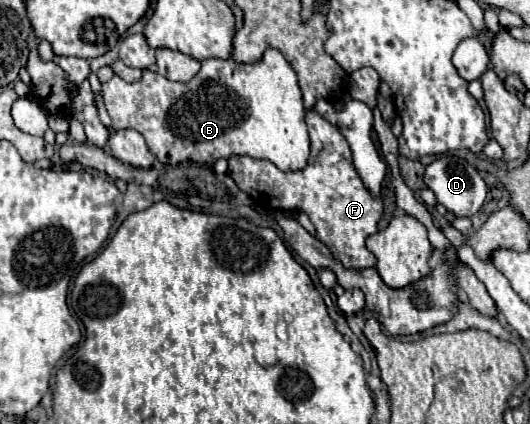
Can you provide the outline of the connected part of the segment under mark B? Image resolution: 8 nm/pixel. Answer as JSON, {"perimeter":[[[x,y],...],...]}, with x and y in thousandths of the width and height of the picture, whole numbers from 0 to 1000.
{"perimeter":[[[502,116],[491,144],[468,153],[438,139],[389,139],[381,144],[381,163],[351,196],[317,191],[309,177],[279,163],[253,196],[238,196],[215,177],[204,196],[196,196],[192,224],[211,281],[211,300],[249,300],[268,314],[283,356],[302,384],[313,389],[336,389],[347,380],[404,389],[404,380],[415,370],[430,375],[438,366],[468,366],[479,375],[506,375],[532,403],[562,403],[577,394],[585,370],[585,333],[562,182],[525,116]]]}

